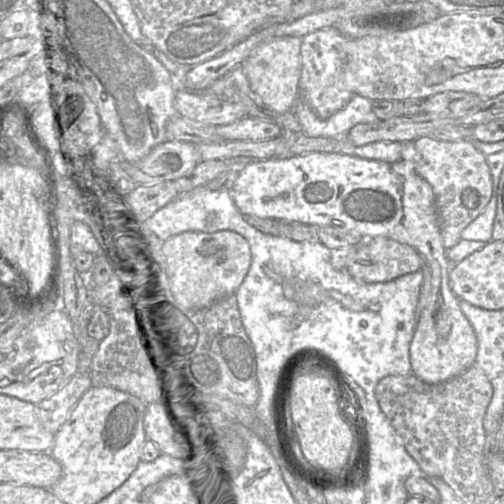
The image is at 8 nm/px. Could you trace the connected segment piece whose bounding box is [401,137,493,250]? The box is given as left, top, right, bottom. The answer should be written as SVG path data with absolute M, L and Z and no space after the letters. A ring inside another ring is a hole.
M422 137L401 143L401 159L411 162L416 172L433 188L442 241L446 250L451 249L462 239L462 231L484 211L492 197L493 180L486 156L470 139L439 141Z

